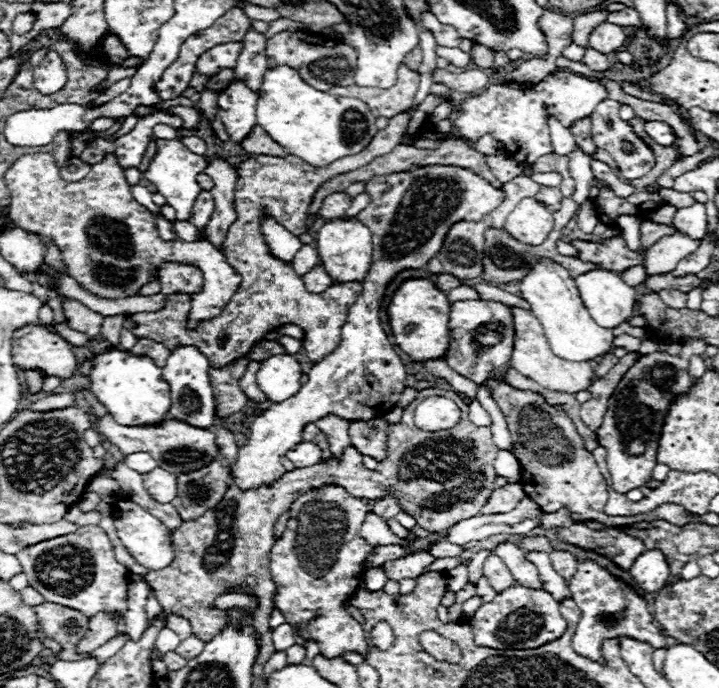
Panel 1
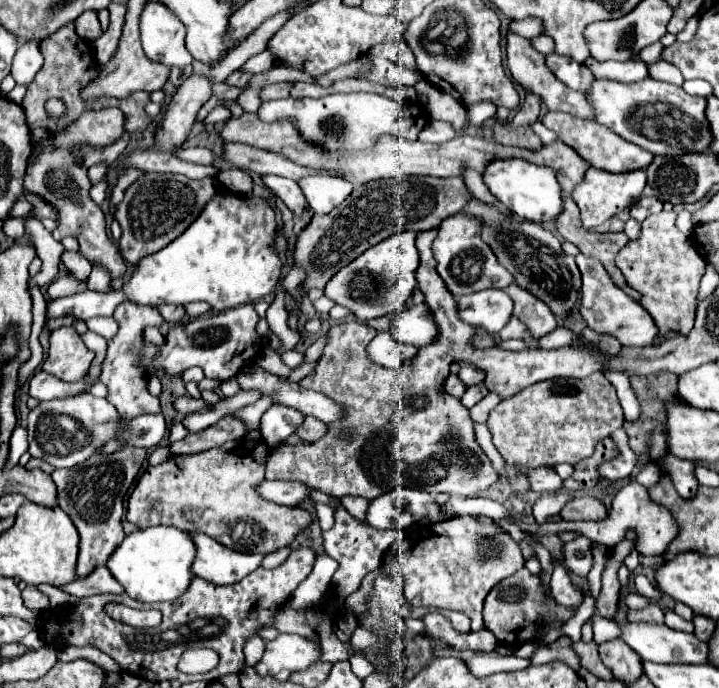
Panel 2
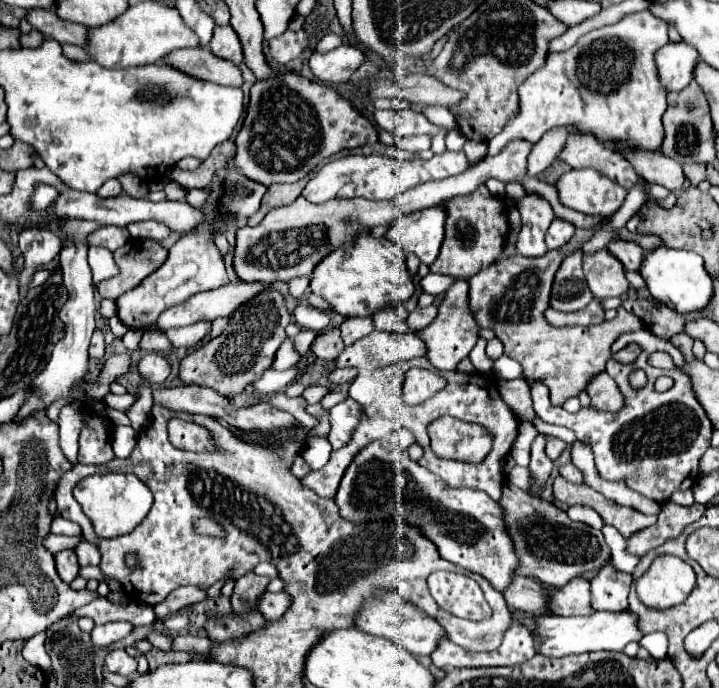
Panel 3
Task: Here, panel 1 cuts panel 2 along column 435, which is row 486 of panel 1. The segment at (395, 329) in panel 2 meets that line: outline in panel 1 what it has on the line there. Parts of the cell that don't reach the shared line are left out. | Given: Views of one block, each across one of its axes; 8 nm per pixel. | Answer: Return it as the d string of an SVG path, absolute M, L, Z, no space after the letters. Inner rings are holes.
M336 484L308 490L292 504L286 532L272 546L270 572L278 594L276 606L286 622L292 624L304 640L314 638L320 644L320 654L328 658L340 656L342 652L358 652L362 656L368 652L362 624L342 608L342 602L350 598L364 578L362 562L372 550L372 546L358 534L366 514L368 506L364 500L350 496Z

